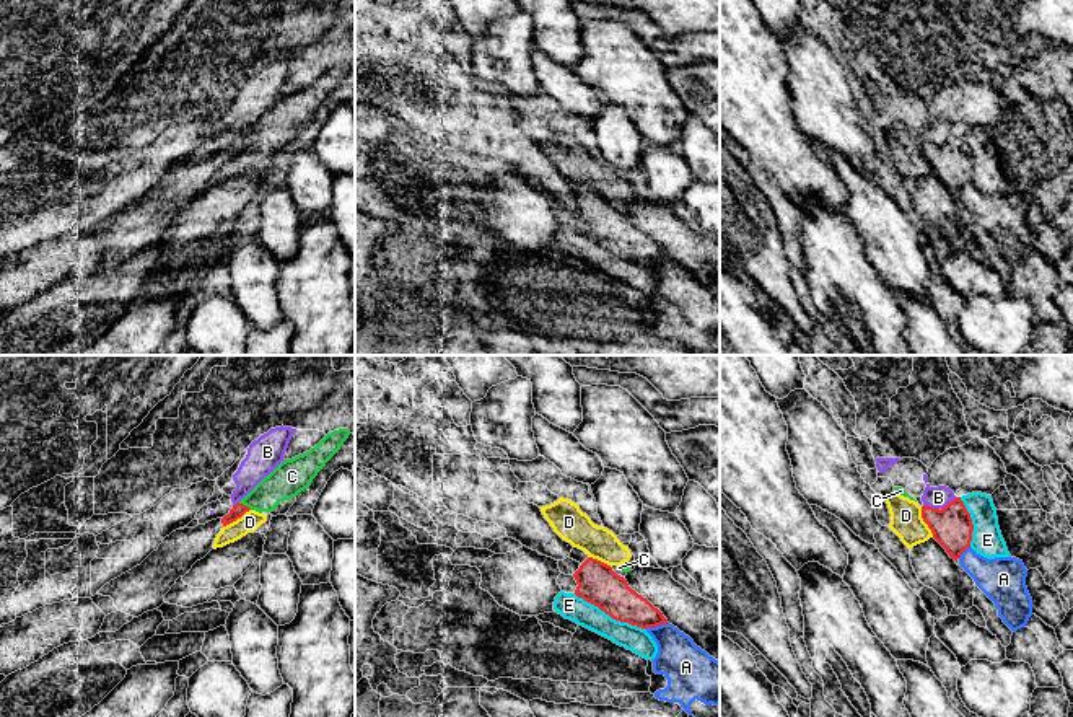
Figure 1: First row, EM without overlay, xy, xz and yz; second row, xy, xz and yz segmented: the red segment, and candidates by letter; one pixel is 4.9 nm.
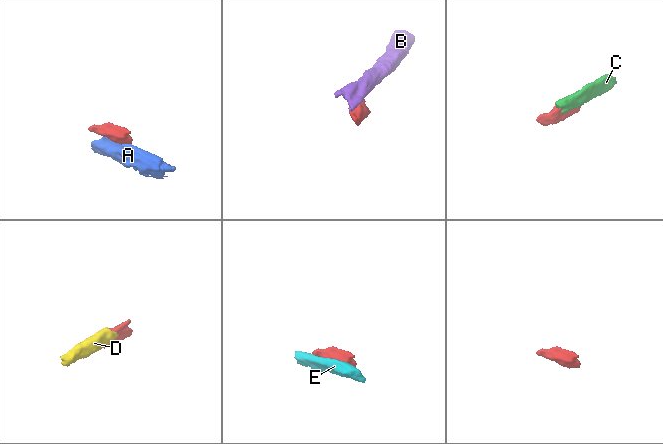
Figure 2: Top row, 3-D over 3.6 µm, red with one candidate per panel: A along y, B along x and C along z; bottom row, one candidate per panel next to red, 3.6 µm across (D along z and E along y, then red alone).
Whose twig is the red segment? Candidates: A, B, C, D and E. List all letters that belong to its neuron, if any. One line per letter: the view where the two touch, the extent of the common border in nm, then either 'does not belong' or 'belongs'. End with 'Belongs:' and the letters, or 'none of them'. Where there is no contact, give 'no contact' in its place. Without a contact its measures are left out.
A: meets red in xz; contact 120 nm long; does not belong
B: meets red in yz; contact 80 nm long; does not belong
C: meets red in xy; contact 80 nm long; does not belong
D: meets red in yz; contact 170 nm long; does not belong
E: meets red in xz; contact 400 nm long; does not belong
Belongs: none of them

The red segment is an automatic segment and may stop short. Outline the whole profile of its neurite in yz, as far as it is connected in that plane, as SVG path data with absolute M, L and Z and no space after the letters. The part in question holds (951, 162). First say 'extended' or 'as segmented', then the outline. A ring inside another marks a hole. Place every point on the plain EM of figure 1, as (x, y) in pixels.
as segmented; M961 132L941 145L923 140L922 153L951 194L957 196L970 183L974 160Z

